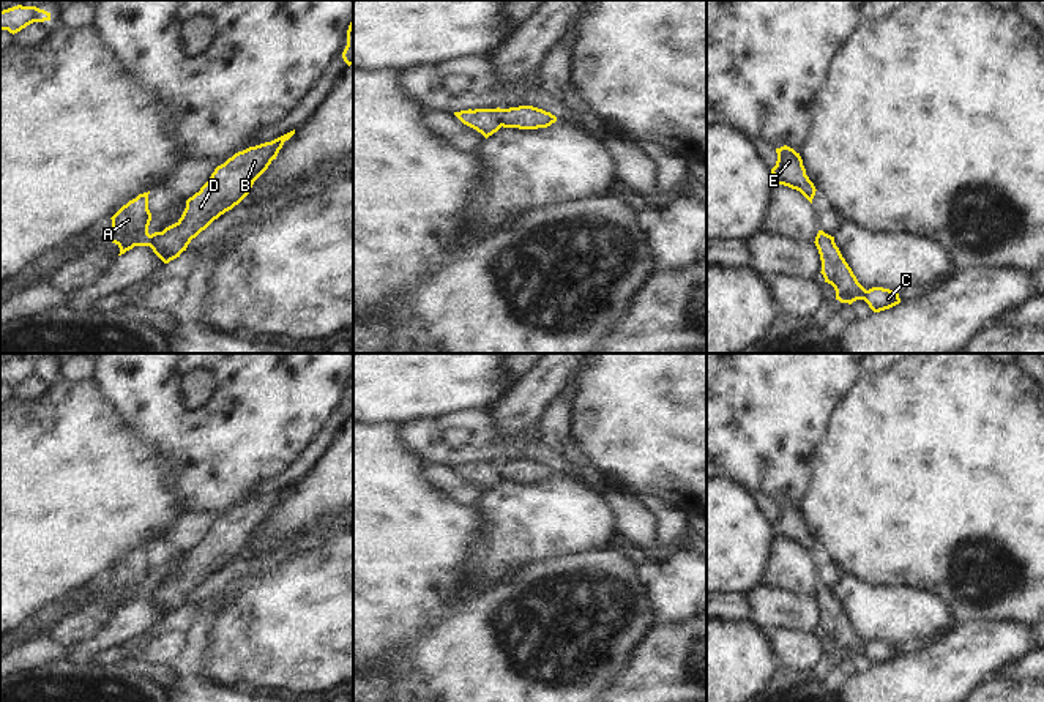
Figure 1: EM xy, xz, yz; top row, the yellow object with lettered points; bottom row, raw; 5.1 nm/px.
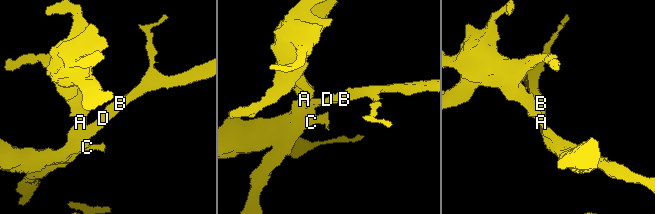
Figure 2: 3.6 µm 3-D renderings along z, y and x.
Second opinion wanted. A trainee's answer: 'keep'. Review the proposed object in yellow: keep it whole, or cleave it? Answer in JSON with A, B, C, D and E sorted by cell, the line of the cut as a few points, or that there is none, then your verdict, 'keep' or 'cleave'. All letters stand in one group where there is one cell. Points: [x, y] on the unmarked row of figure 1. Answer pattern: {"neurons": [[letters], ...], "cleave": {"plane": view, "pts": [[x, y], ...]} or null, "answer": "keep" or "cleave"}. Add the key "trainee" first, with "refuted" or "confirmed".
{"trainee": "refuted", "neurons": [["A", "C", "E"], ["B", "D"]], "cleave": {"plane": "xz", "pts": [[505, 463], [500, 478]]}, "answer": "cleave"}

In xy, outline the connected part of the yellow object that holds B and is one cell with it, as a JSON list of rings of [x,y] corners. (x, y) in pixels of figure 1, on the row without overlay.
[[[295,483],[271,495],[249,500],[218,519],[200,544],[186,554],[181,571],[162,585],[150,588],[148,599],[153,606],[164,617],[180,611],[192,592],[251,546],[254,535],[293,487]]]

